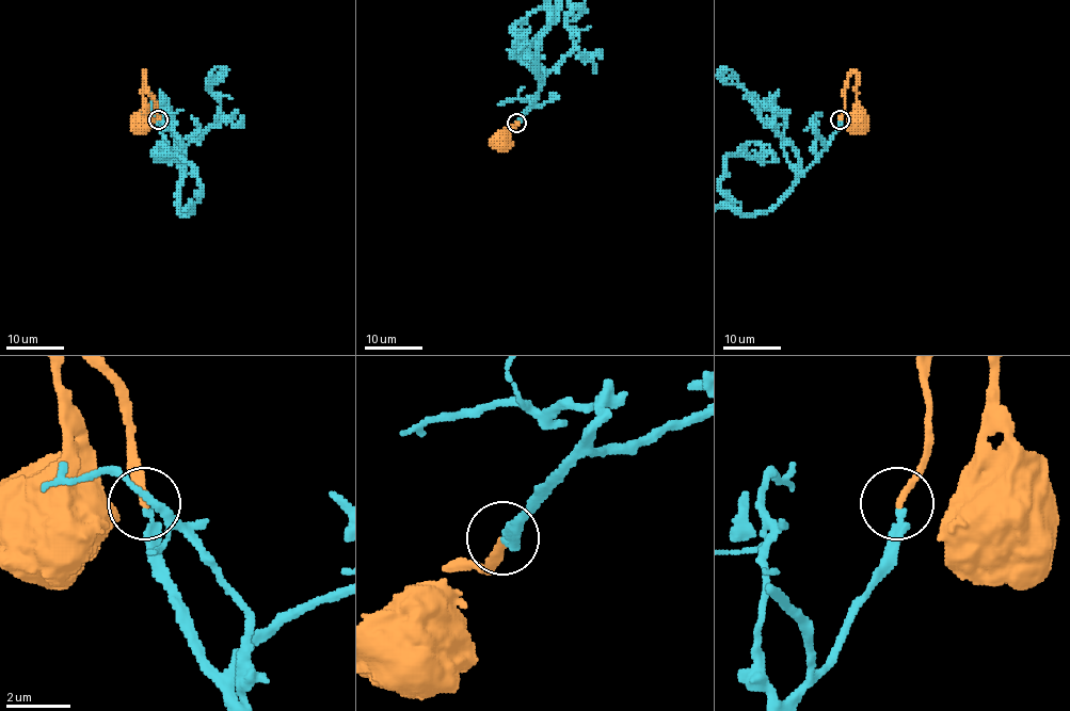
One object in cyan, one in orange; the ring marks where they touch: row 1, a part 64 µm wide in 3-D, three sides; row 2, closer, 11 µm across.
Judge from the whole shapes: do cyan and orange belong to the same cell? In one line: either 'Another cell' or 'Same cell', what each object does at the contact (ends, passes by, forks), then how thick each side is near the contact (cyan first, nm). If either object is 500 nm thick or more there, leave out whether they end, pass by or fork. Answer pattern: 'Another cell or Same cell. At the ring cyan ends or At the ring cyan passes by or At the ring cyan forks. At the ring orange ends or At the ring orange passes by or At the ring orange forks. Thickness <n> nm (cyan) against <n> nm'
Another cell. At the ring cyan ends. At the ring orange ends. Thickness 240 nm (cyan) against 240 nm

